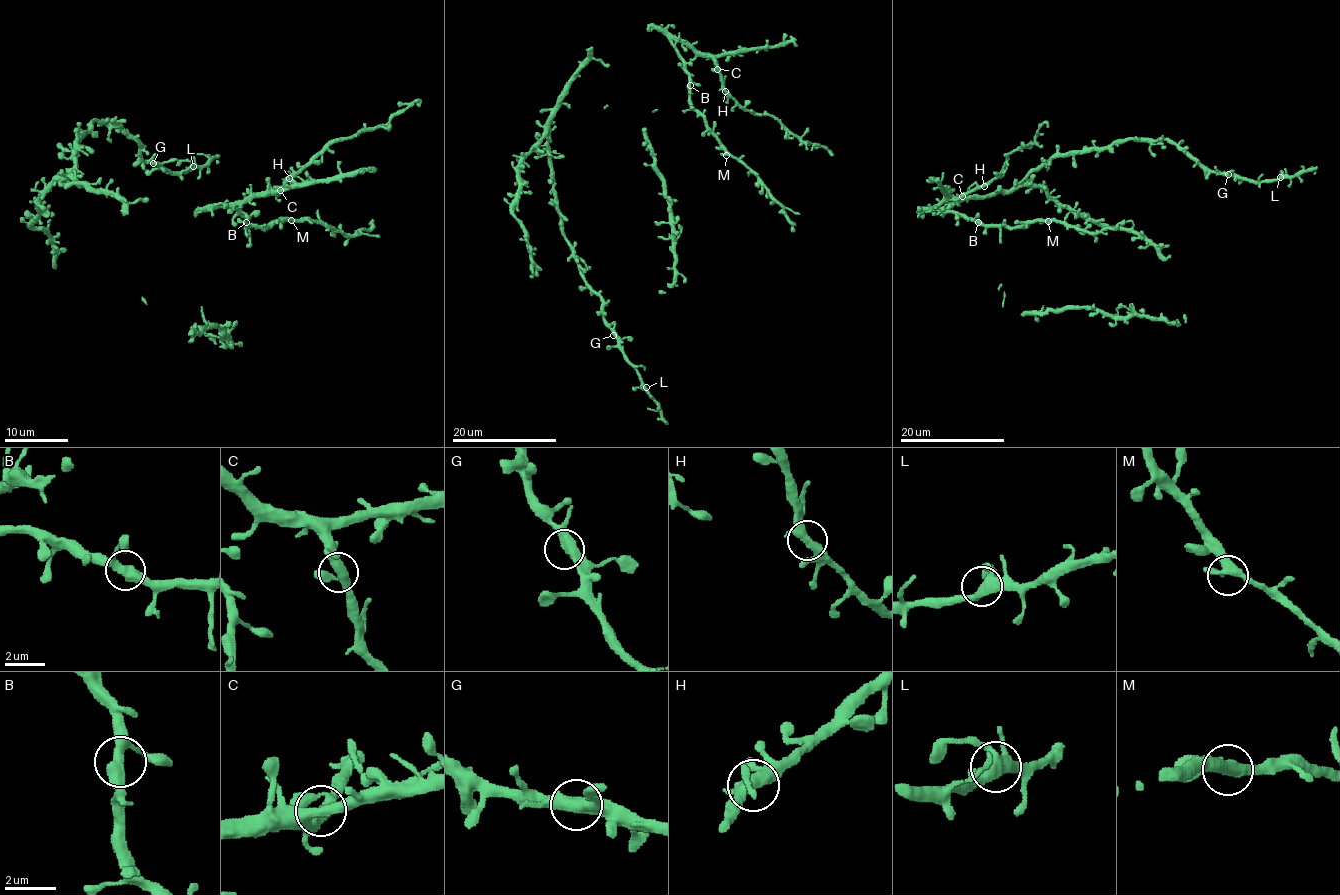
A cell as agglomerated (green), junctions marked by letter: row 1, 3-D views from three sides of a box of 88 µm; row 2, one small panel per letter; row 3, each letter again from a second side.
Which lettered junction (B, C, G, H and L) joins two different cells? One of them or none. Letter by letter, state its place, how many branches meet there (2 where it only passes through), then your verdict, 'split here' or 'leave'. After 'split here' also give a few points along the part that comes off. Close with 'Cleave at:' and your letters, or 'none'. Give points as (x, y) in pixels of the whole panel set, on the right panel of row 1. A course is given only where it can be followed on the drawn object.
B: (978, 222) | 3 | leave
C: (962, 196) | 3 | leave
G: (1228, 174) | 3 | leave
H: (984, 186) | 3 | leave
L: (1280, 177) | 3 | leave
Cleave at: none

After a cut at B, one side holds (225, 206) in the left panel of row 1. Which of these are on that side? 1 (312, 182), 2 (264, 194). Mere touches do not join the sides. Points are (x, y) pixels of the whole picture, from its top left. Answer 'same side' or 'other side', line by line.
1: same side
2: same side

